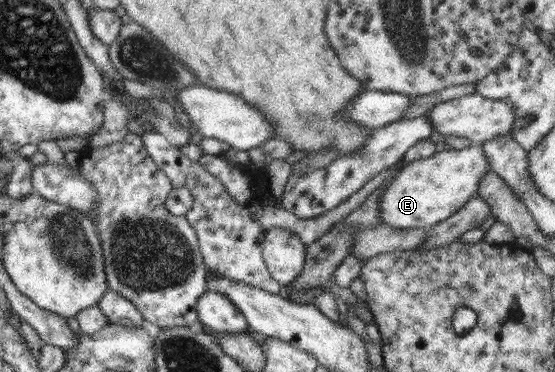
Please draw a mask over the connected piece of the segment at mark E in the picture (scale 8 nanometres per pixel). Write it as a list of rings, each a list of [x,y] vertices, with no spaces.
[[[472,144],[462,149],[437,151],[436,154],[425,159],[410,161],[404,164],[399,173],[388,183],[379,196],[379,216],[384,224],[399,229],[429,228],[436,223],[446,220],[469,198],[477,196],[480,179],[492,171],[481,145]]]

